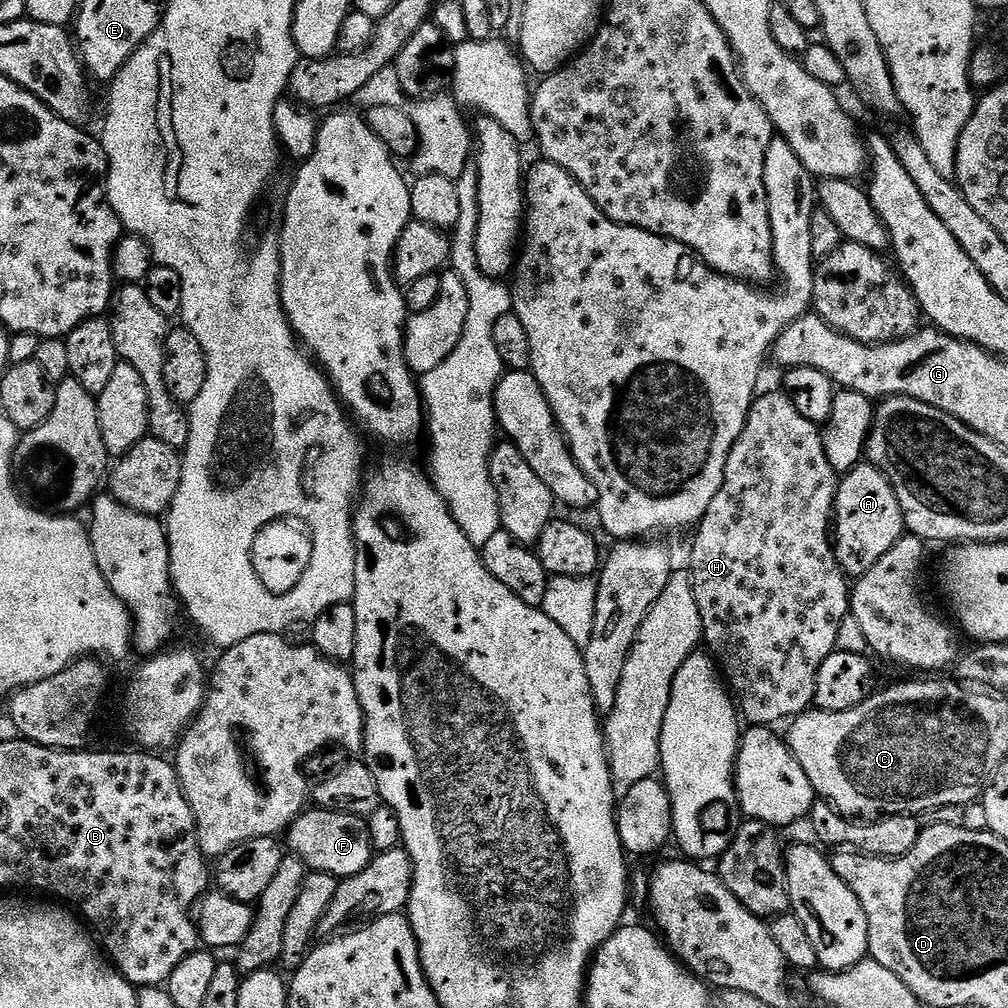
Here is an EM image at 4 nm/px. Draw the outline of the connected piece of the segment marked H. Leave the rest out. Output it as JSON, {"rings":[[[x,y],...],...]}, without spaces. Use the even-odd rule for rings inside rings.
{"rings":[[[783,391],[768,392],[765,396],[764,393],[757,395],[748,411],[746,426],[738,442],[734,442],[732,453],[726,462],[722,490],[714,494],[714,502],[710,502],[706,514],[695,529],[697,532],[692,540],[692,568],[690,567],[694,602],[698,602],[702,618],[703,643],[716,661],[727,687],[734,693],[739,711],[749,725],[776,726],[779,720],[791,721],[801,712],[807,712],[813,707],[818,670],[822,662],[826,662],[826,658],[830,658],[830,654],[836,651],[838,626],[842,626],[842,618],[850,615],[850,580],[836,561],[834,540],[830,535],[834,524],[837,487],[838,474],[834,466],[830,466],[830,458],[826,458],[824,437],[817,424],[802,418],[802,414],[798,414],[798,406],[794,406],[792,399]]]}

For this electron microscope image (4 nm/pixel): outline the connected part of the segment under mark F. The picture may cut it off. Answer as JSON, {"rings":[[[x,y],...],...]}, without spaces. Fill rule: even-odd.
{"rings":[[[317,807],[305,810],[294,823],[288,825],[287,836],[287,851],[302,858],[305,866],[313,872],[325,872],[337,878],[360,878],[367,873],[374,859],[367,819],[345,812],[331,812]]]}

